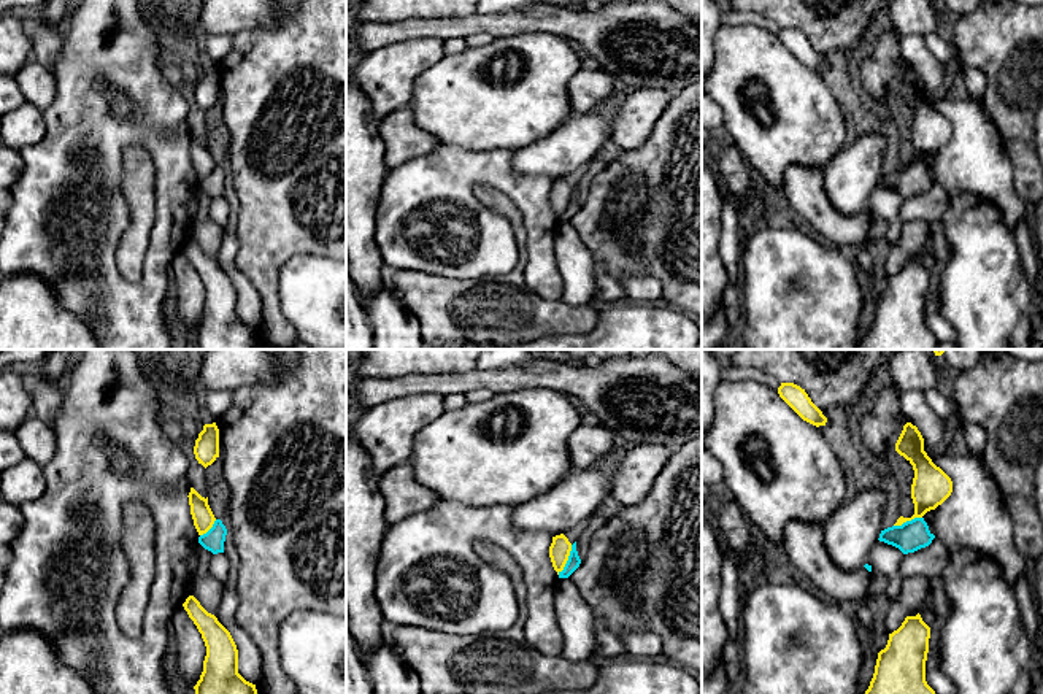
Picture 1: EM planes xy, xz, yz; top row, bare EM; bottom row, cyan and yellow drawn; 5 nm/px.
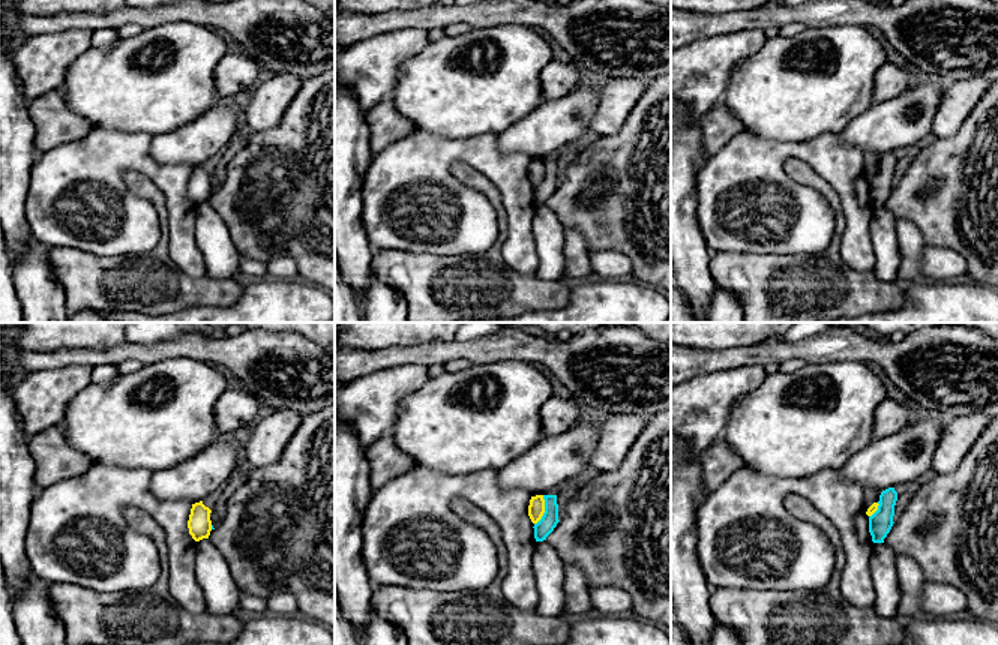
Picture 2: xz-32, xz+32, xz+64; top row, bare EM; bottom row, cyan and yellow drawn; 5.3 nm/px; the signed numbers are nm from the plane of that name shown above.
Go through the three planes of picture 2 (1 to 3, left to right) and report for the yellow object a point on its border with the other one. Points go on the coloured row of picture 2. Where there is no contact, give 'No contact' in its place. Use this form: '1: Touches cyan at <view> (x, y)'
1: Touches cyan at xz-32 (212, 527)
2: Touches cyan at xz+32 (545, 510)
3: Touches cyan at xz+64 (877, 510)

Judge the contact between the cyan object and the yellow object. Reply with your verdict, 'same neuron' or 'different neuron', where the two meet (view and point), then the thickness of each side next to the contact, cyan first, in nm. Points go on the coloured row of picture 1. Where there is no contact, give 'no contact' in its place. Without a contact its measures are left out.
different neuron; meets cyan in xz at (569, 559); 70 nm thick on the cyan side, 110 nm on the other

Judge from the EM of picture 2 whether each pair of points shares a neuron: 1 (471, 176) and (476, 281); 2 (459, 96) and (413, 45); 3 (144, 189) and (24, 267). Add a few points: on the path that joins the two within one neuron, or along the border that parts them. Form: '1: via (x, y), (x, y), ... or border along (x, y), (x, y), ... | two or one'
1: via (497, 201), (502, 213), (502, 237), (494, 254) | one
2: border along (429, 42), (399, 66), (396, 78) | two
3: border along (47, 248), (47, 261), (62, 285) | two

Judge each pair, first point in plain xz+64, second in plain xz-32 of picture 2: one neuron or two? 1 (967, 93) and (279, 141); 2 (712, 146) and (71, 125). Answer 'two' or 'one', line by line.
1: two
2: one

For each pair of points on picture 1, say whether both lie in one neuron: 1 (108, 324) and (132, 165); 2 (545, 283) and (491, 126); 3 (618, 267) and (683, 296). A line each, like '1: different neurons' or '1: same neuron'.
1: different neurons
2: different neurons
3: same neuron

